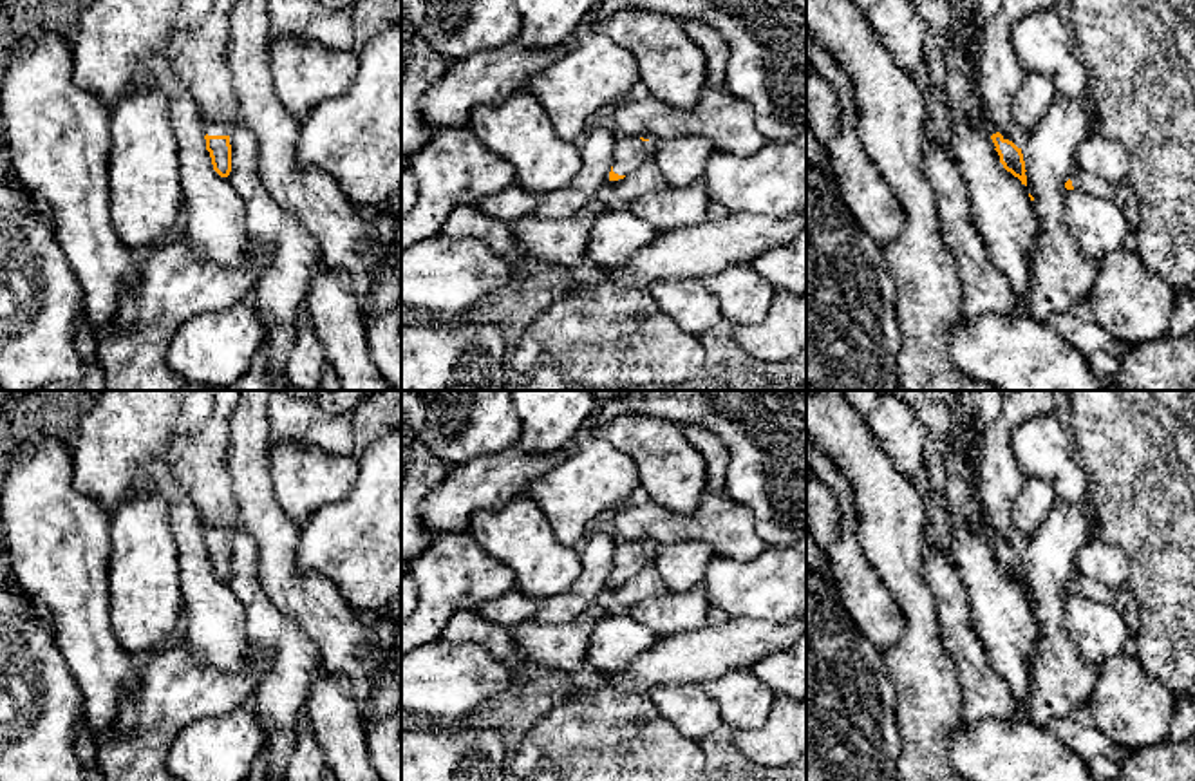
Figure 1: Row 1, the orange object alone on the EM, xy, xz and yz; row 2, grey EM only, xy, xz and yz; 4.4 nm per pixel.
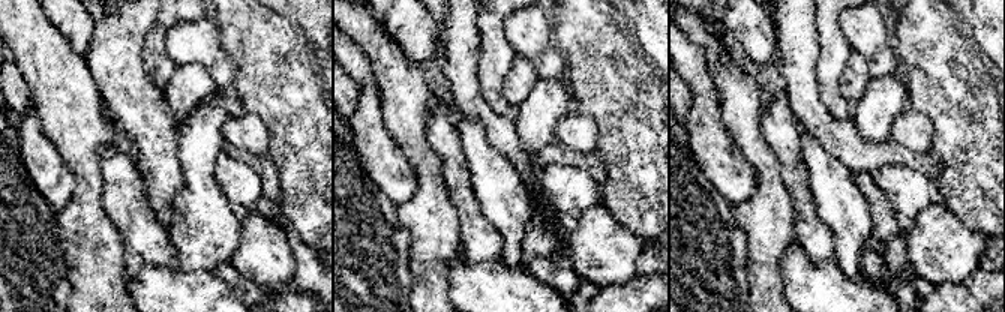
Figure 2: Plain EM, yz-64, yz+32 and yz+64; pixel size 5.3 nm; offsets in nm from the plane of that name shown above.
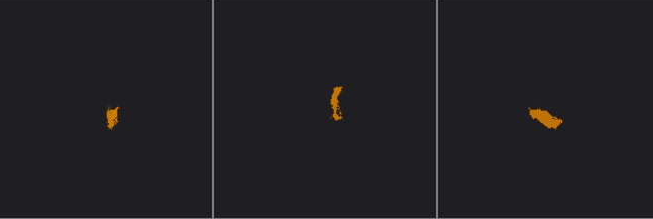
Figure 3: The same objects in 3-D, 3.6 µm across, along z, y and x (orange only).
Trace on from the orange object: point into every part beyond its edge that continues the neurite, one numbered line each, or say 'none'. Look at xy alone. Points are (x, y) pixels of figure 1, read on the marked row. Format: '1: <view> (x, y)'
1: xy (311, 196)

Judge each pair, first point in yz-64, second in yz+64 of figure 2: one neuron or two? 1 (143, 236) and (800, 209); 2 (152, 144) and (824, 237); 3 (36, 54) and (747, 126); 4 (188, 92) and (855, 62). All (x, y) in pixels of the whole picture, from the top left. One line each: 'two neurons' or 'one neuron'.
1: one neuron
2: two neurons
3: one neuron
4: one neuron

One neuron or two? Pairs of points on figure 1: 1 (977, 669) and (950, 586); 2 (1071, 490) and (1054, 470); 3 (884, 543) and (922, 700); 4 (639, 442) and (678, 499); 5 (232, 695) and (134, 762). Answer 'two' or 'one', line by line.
1: one
2: one
3: one
4: one
5: one

